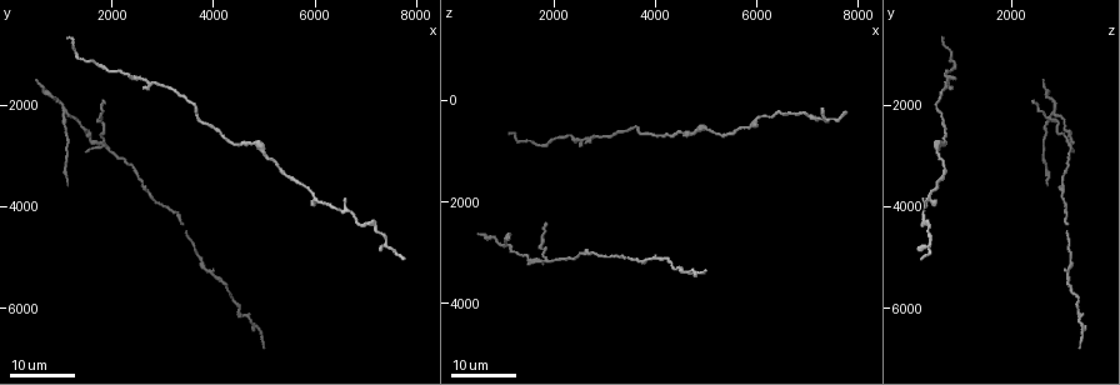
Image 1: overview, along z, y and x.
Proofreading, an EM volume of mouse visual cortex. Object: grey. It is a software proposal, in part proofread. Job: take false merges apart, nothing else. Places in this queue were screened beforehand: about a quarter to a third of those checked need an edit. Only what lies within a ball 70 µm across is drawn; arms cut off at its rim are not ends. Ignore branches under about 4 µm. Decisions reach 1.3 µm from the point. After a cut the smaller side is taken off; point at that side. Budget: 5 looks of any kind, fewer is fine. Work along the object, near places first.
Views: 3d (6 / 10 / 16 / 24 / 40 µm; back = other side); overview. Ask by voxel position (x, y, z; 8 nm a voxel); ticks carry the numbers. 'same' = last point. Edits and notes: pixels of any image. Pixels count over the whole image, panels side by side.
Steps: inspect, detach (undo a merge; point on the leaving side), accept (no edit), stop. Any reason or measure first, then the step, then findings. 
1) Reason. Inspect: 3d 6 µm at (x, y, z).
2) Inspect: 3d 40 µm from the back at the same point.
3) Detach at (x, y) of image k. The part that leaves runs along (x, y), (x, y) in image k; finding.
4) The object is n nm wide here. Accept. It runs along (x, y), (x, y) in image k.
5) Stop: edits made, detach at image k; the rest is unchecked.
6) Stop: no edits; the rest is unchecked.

A narrow waist. Inspect: 3d 24 µm at (7400, 4650, 400).

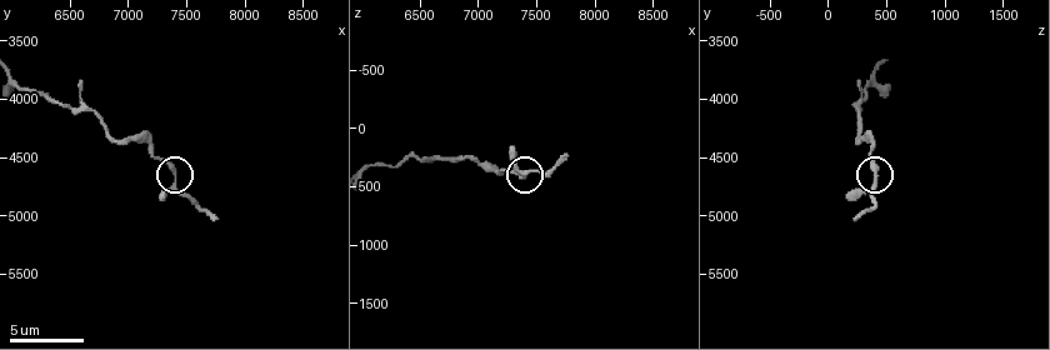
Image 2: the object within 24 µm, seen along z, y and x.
Zoom in. Inspect: 3d 6 µm at (7380, 4680, 400).

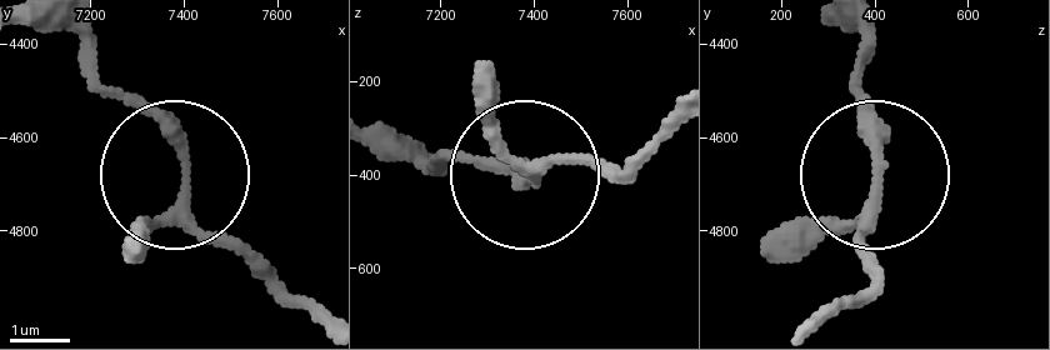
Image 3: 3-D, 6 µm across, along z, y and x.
3 arms meet here. Accept. Continuous, no second cell.

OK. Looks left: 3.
Three arms meet. Inspect: 3d 10 µm at (6100, 3900, 300).

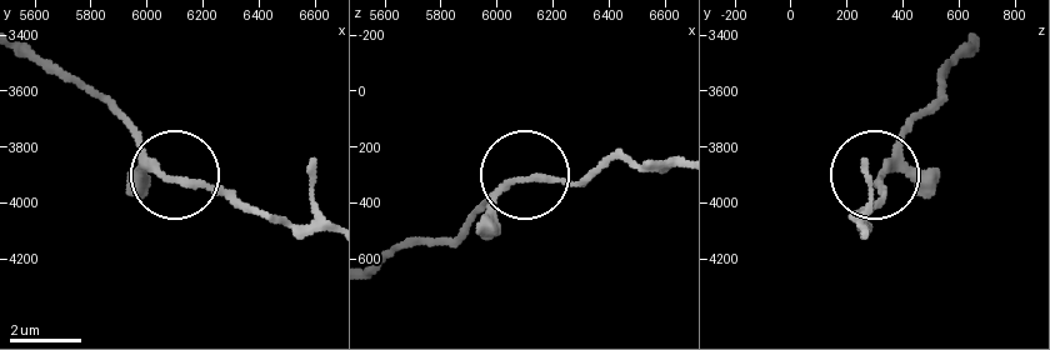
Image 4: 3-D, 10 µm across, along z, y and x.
Inspect: 3d 6 µm at (6090, 3910, 320).

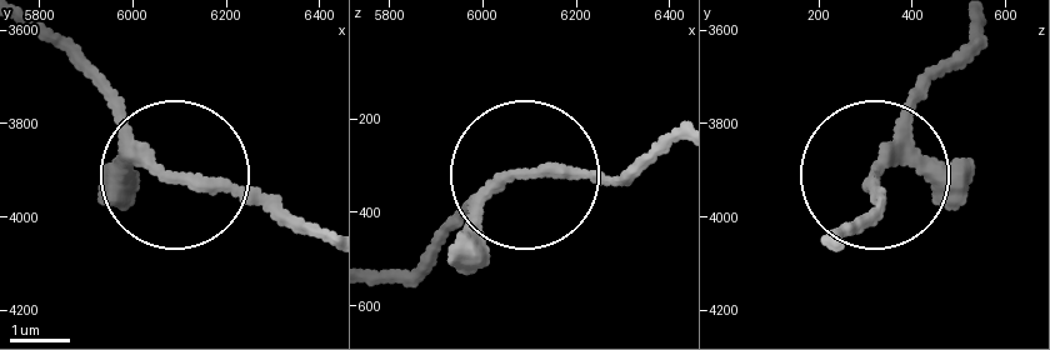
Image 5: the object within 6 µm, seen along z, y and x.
Accept. It runs along (23, 20), (156, 154), (246, 189), (286, 224) in image 5; one cell here.

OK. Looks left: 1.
Stop: no edits; the rest is unchecked.

